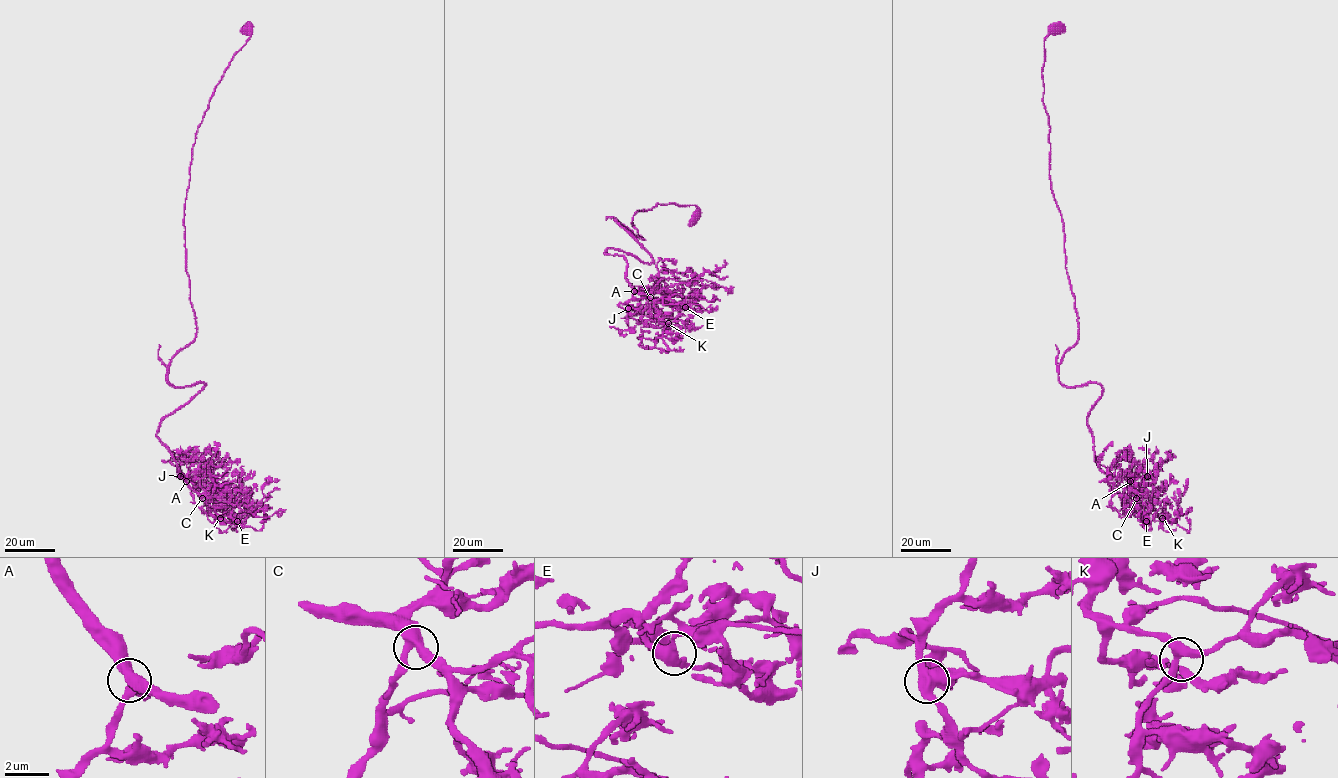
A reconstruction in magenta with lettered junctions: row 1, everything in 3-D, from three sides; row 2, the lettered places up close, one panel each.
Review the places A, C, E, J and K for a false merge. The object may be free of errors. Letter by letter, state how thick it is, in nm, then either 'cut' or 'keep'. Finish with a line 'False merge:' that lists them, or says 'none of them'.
A: calibre 380 nm; keep
C: calibre 400 nm; keep
E: calibre 360 nm; keep
J: calibre 500 nm; keep
K: calibre 400 nm; keep
False merge: none of them

